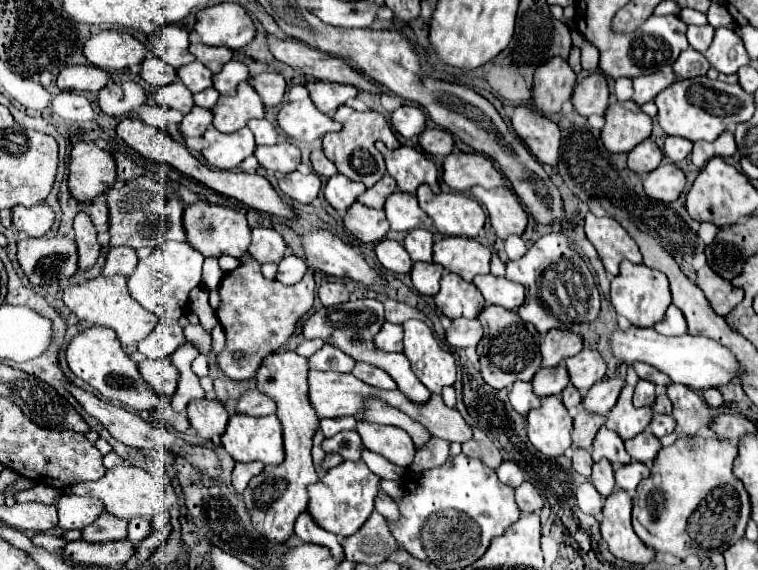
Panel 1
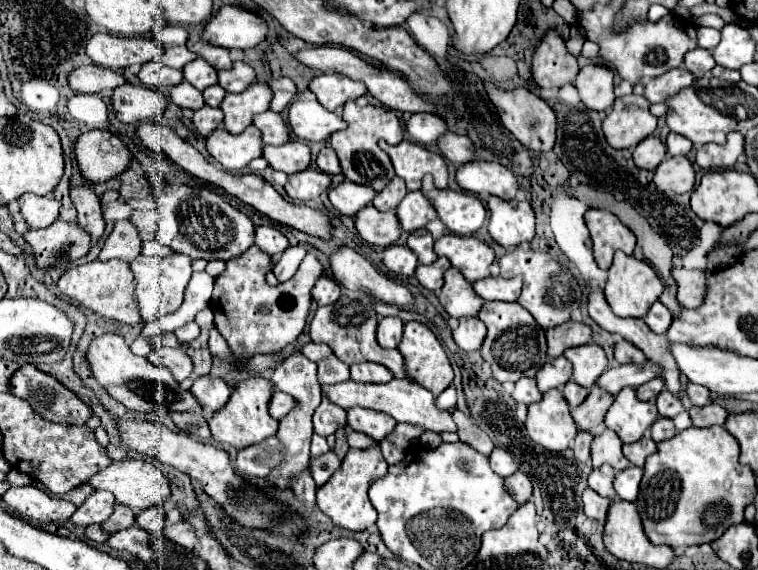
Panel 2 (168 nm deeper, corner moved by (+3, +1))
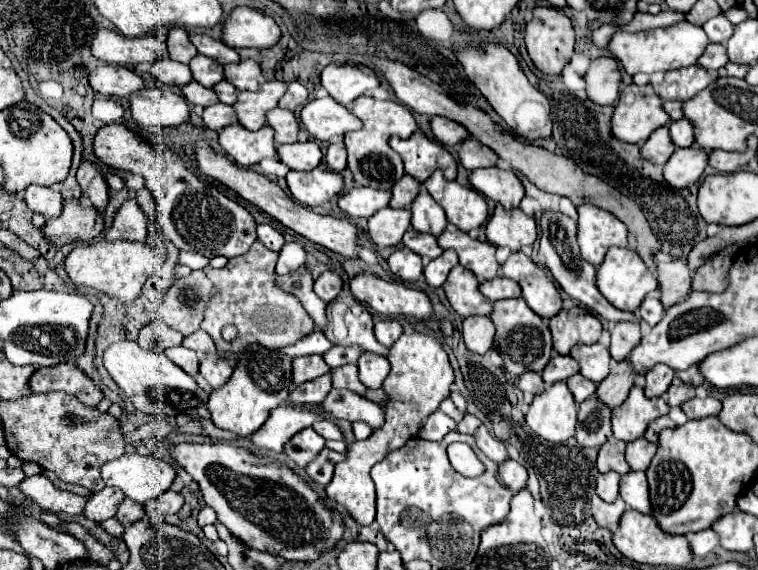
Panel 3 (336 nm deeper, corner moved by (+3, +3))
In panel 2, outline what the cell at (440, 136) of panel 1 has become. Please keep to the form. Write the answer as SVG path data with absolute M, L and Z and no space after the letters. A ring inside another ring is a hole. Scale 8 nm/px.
M446 131L444 135L440 135L436 145L440 153L454 165L462 165L474 159L474 145L466 135L456 135L452 131Z

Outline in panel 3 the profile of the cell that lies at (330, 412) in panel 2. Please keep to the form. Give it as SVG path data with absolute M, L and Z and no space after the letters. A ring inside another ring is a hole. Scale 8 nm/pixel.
M323 420L314 423L312 427L314 427L314 430L326 440L343 440L344 438L342 432L340 432L340 427L338 427L336 423Z

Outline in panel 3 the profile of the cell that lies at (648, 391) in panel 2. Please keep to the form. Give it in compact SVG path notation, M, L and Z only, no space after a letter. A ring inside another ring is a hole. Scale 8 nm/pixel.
M656 365L652 373L646 373L646 397L660 397L668 391L670 383L674 379L674 371L668 369L668 365Z

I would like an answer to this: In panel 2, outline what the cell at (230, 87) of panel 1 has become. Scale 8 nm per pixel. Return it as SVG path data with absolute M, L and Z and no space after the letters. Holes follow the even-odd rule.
M236 61L232 69L218 71L218 85L230 93L242 93L252 81L254 81L254 69L244 61Z

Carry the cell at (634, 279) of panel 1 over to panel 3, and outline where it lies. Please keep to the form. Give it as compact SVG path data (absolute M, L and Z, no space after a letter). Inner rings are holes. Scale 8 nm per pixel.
M610 247L606 257L604 257L604 263L598 267L598 273L596 273L596 285L598 285L598 291L618 309L622 311L636 311L642 303L642 299L650 293L650 291L656 291L658 289L658 281L656 277L652 275L652 271L644 265L644 261L640 259L640 255L632 249L620 249L620 247Z

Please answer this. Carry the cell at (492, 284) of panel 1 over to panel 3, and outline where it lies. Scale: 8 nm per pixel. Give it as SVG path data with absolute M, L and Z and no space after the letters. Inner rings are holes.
M496 277L490 281L484 281L480 285L480 293L484 297L488 297L490 301L498 301L498 299L510 299L510 297L520 297L520 285L512 279L506 277Z

